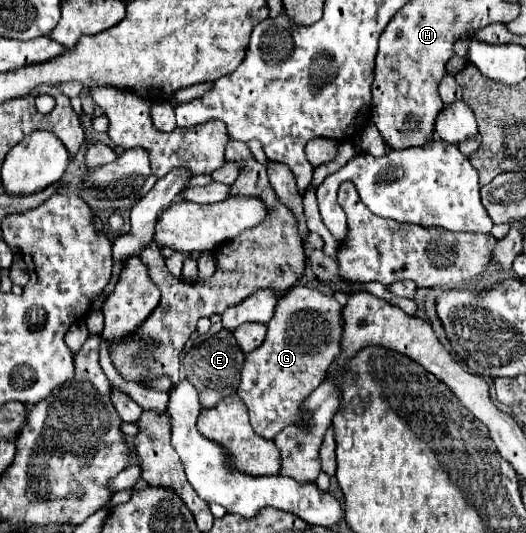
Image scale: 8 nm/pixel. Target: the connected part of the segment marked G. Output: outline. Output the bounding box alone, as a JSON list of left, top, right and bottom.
[238,285,342,439]

